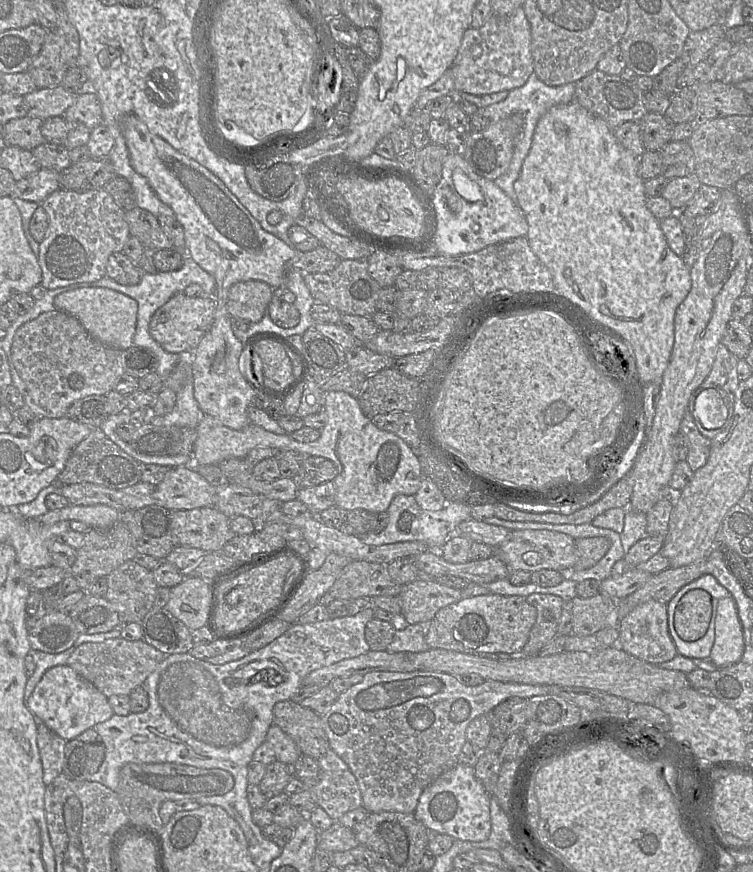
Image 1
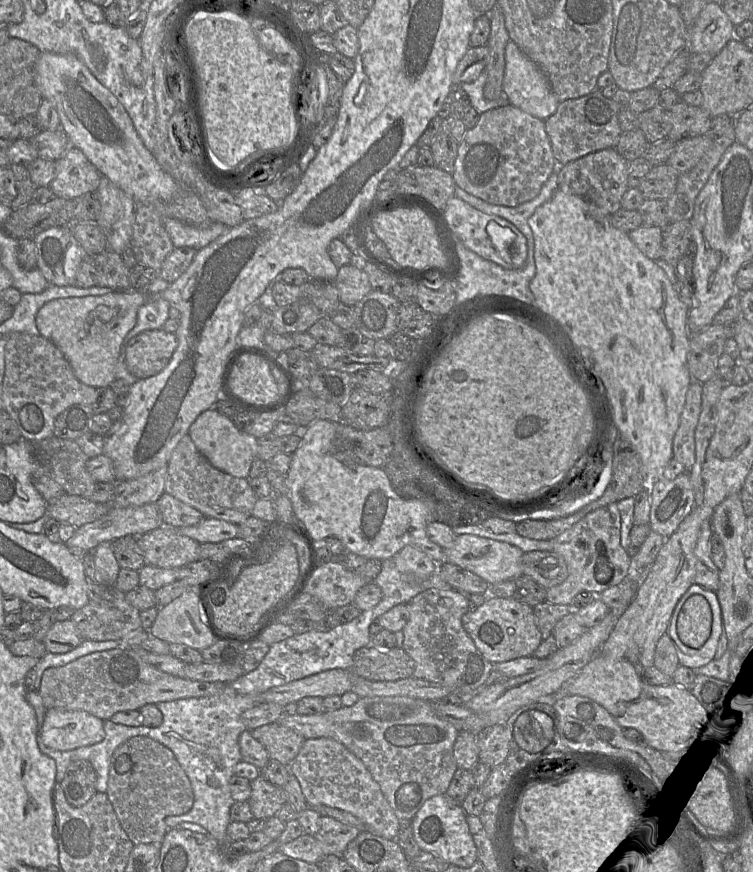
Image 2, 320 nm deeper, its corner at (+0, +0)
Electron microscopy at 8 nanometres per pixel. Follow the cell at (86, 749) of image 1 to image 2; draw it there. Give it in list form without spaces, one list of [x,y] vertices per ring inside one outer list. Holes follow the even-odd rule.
[[[87,760],[69,764],[61,786],[68,803],[74,807],[86,804],[96,793],[97,773]]]

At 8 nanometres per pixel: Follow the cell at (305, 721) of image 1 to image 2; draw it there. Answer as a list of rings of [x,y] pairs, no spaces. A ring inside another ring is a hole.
[[[278,722],[258,727],[251,733],[265,747],[270,760],[276,760],[285,766],[290,766],[306,740]]]

